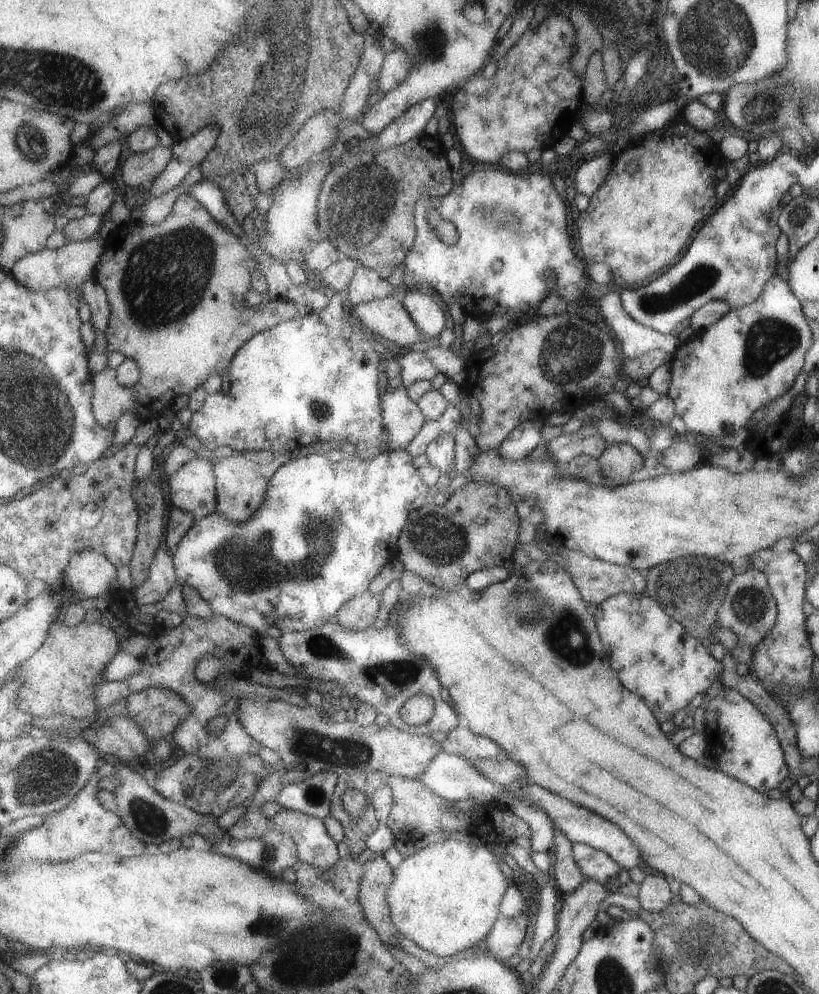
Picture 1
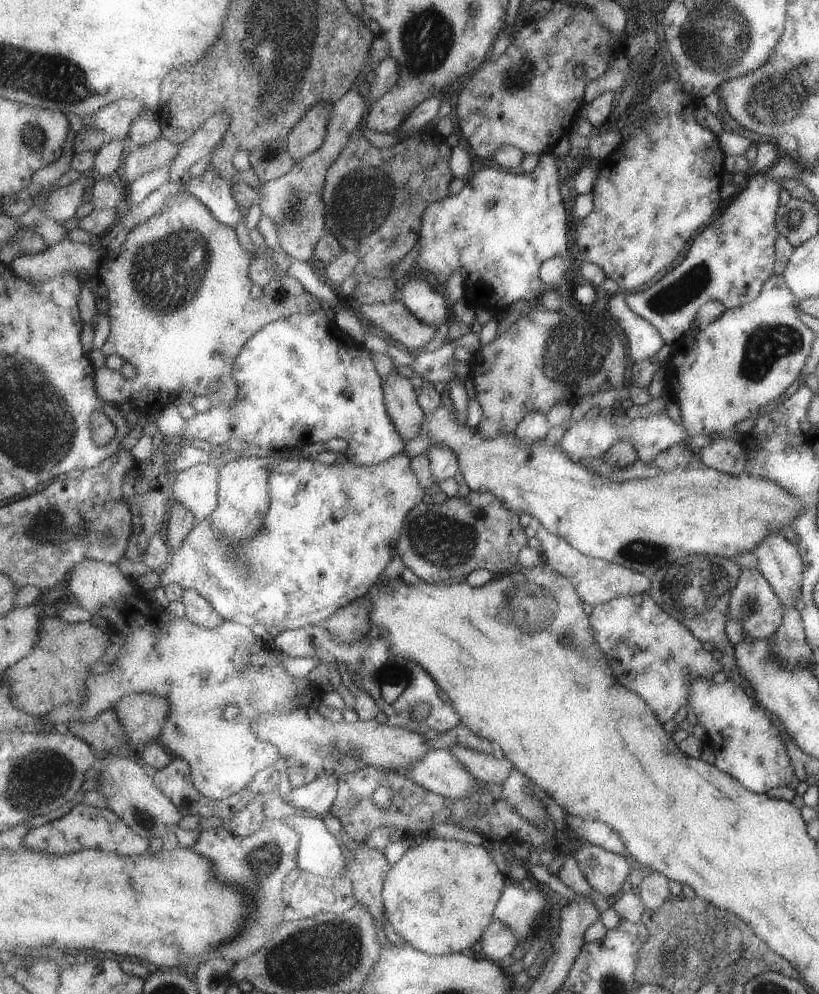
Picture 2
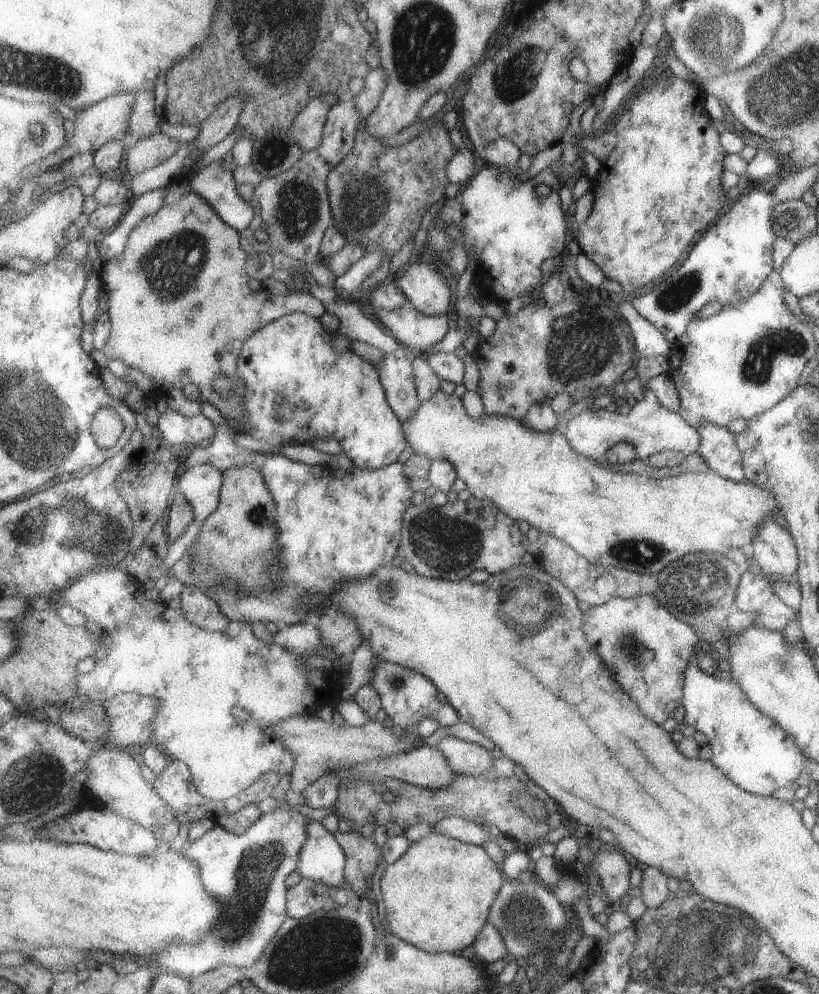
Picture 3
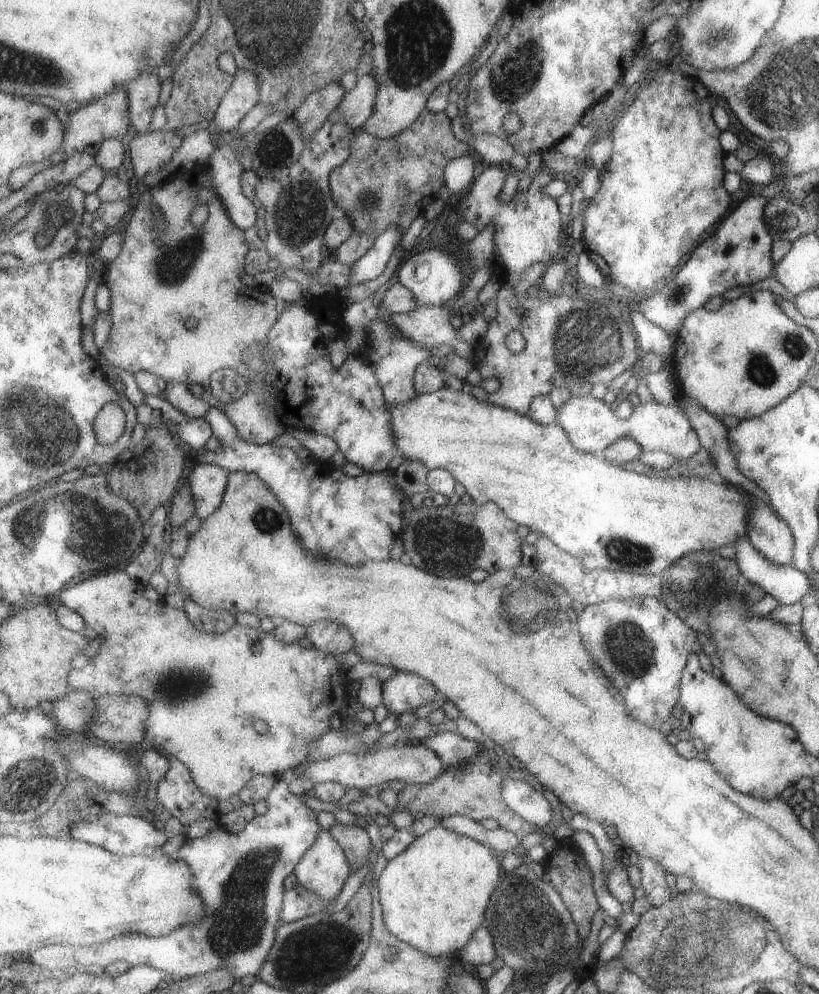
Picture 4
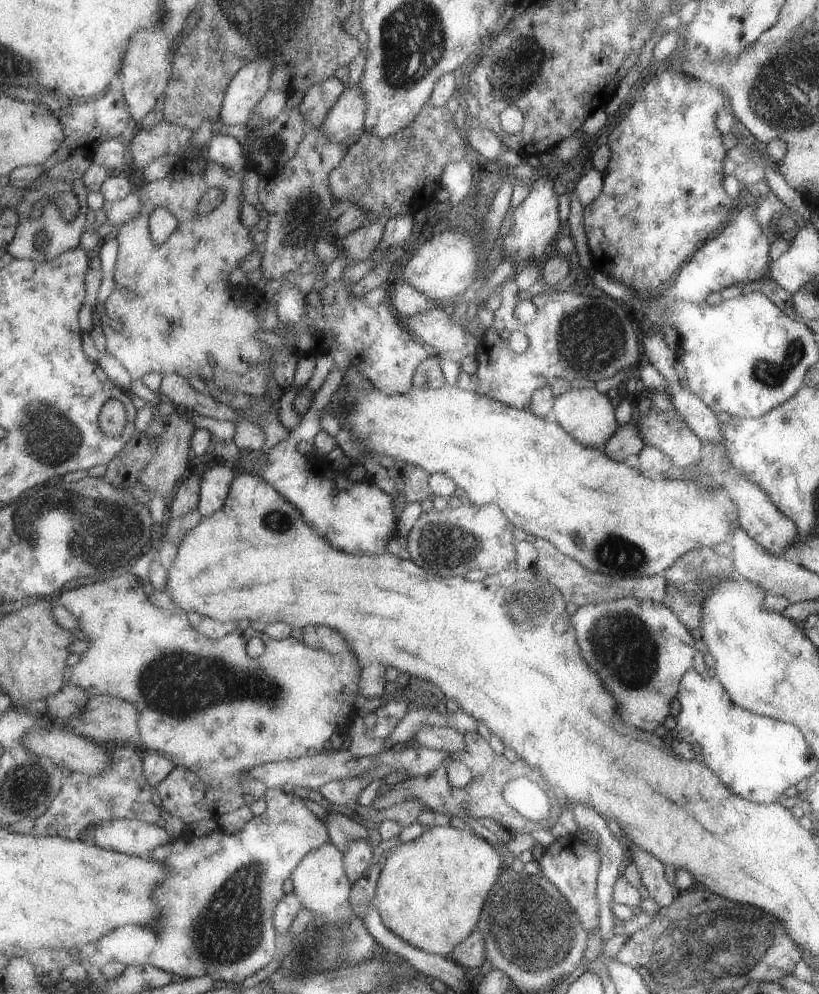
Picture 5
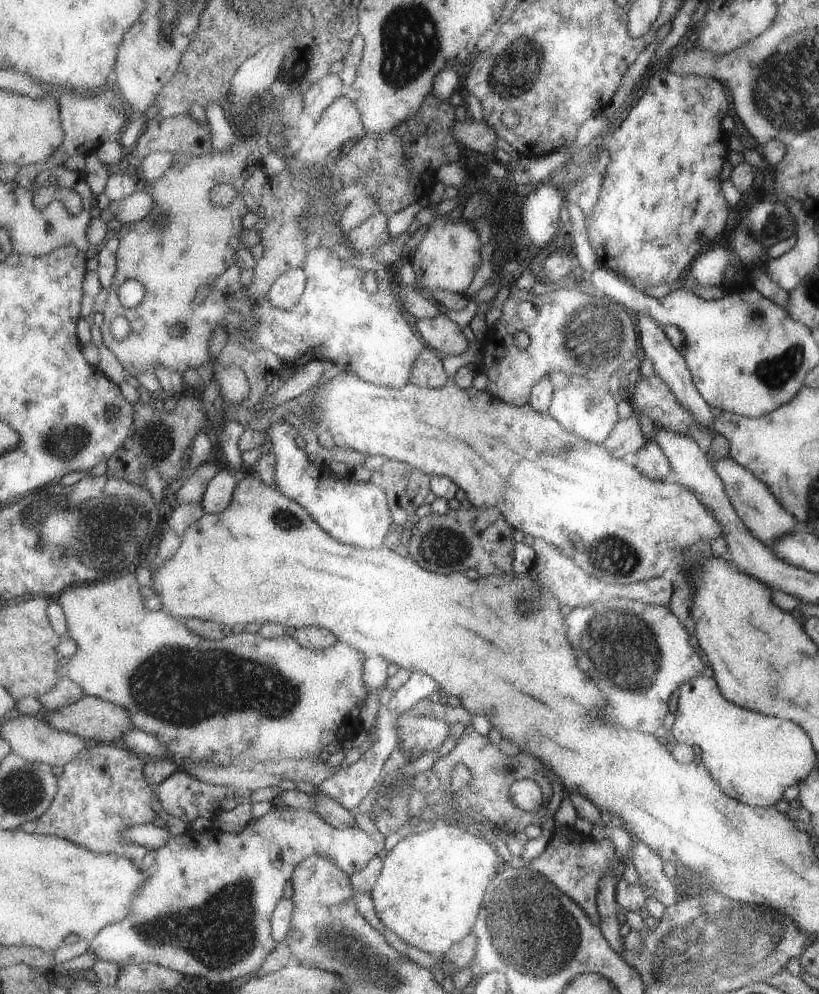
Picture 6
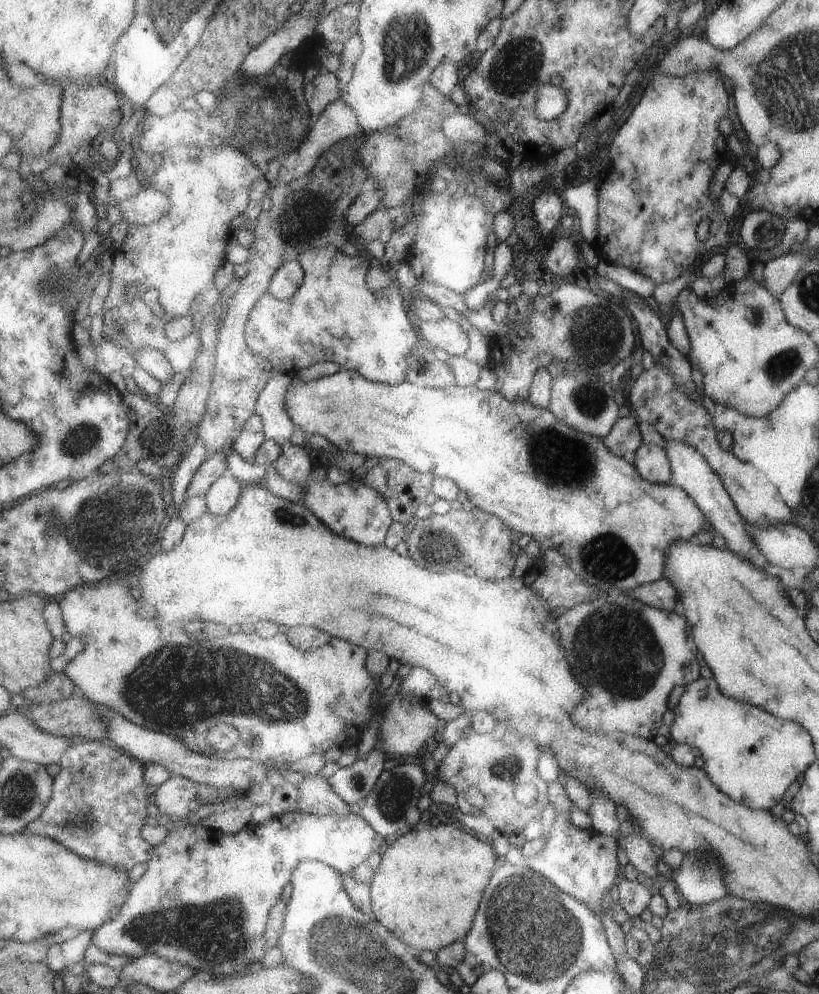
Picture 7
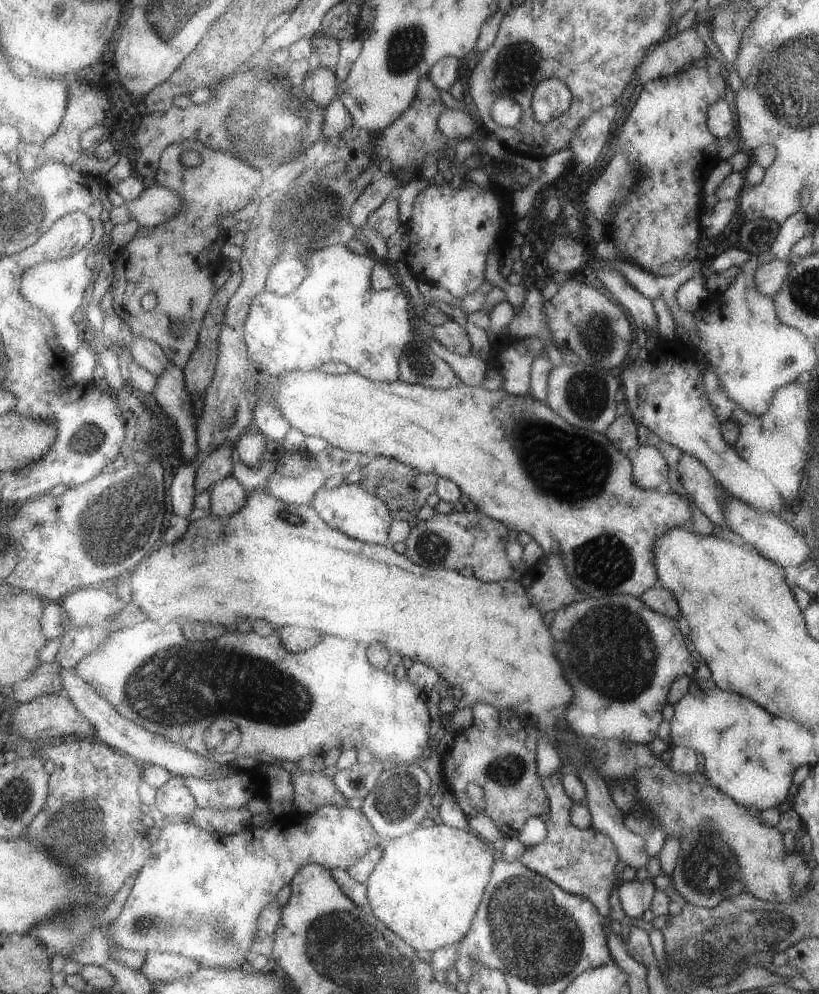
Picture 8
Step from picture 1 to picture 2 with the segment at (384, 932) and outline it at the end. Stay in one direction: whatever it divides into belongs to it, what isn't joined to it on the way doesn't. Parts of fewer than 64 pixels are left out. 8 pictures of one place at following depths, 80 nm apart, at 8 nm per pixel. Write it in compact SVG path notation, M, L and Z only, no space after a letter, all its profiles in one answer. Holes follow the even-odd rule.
M365 843L359 844L360 849L351 851L354 859L347 862L347 867L350 868L354 880L356 899L368 908L379 932L382 933L382 928L388 920L382 890L392 864L383 850L370 849Z

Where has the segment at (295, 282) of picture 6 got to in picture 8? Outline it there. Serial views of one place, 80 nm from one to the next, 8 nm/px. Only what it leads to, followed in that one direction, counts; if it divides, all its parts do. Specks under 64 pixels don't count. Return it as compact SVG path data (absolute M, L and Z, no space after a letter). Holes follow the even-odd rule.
M306 258L278 260L268 272L266 290L278 295L288 295L306 279Z

